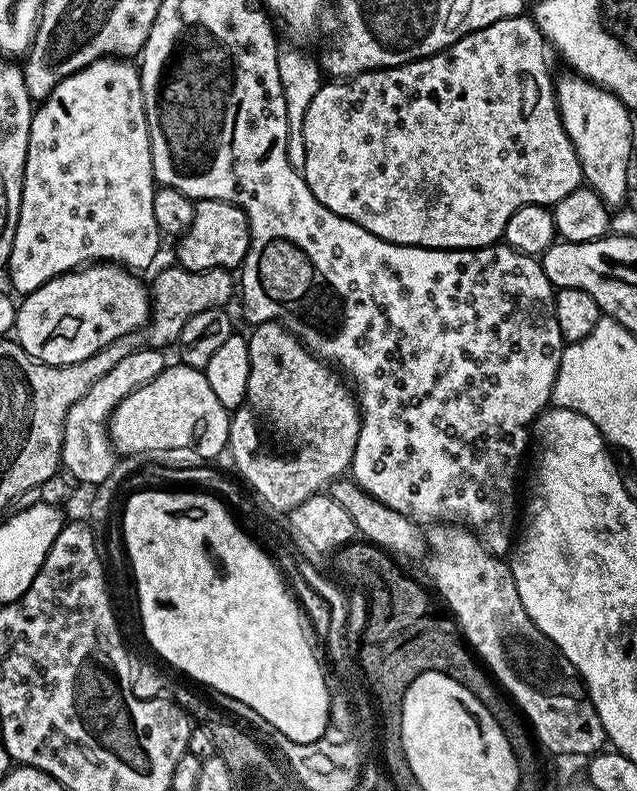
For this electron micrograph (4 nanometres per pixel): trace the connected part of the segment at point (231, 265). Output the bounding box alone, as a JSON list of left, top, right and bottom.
[175,200,250,270]

